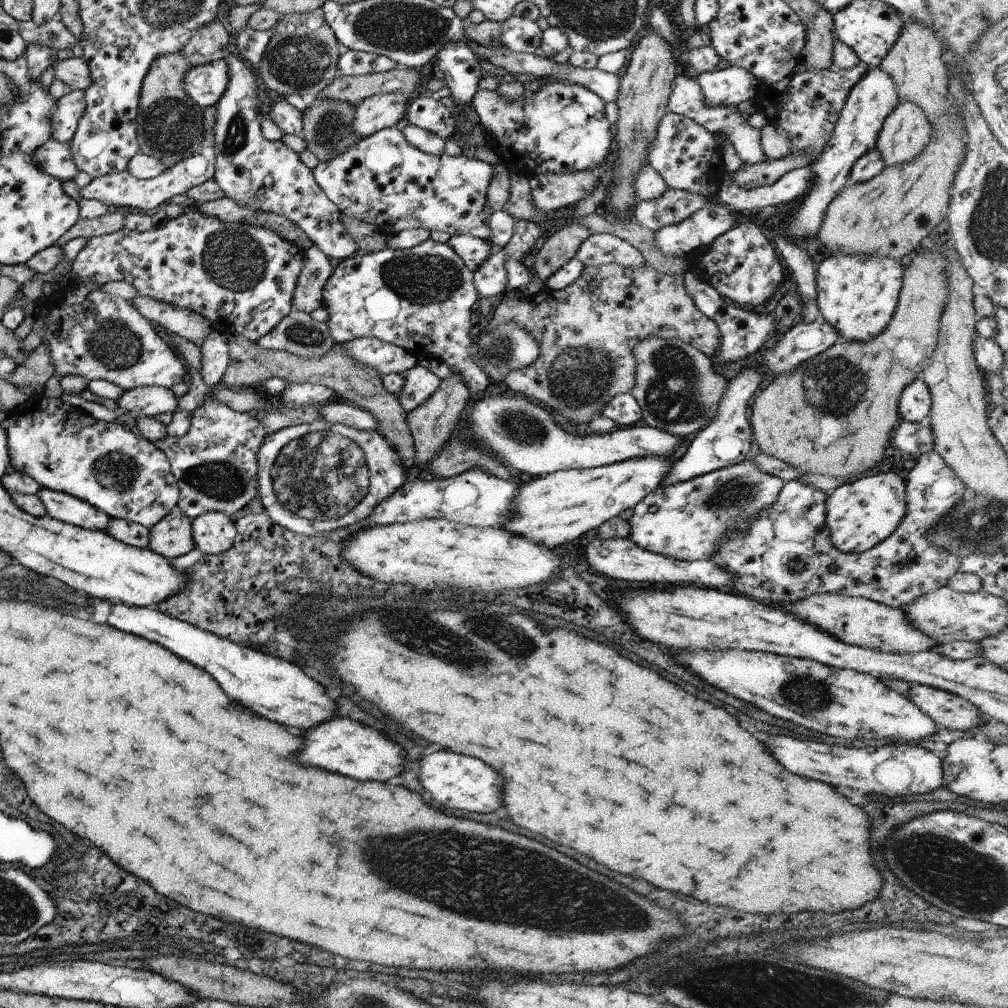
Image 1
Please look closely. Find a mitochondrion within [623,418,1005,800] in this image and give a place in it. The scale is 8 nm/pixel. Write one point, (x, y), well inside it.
(812, 695)

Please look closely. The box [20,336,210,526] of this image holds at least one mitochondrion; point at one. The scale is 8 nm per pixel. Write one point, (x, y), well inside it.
(116, 471)

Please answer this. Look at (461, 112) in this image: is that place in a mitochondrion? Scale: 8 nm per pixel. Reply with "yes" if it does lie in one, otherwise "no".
no

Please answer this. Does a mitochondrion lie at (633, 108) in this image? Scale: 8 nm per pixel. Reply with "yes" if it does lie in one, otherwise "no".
no

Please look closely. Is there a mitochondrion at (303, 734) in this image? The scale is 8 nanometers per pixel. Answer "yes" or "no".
no

